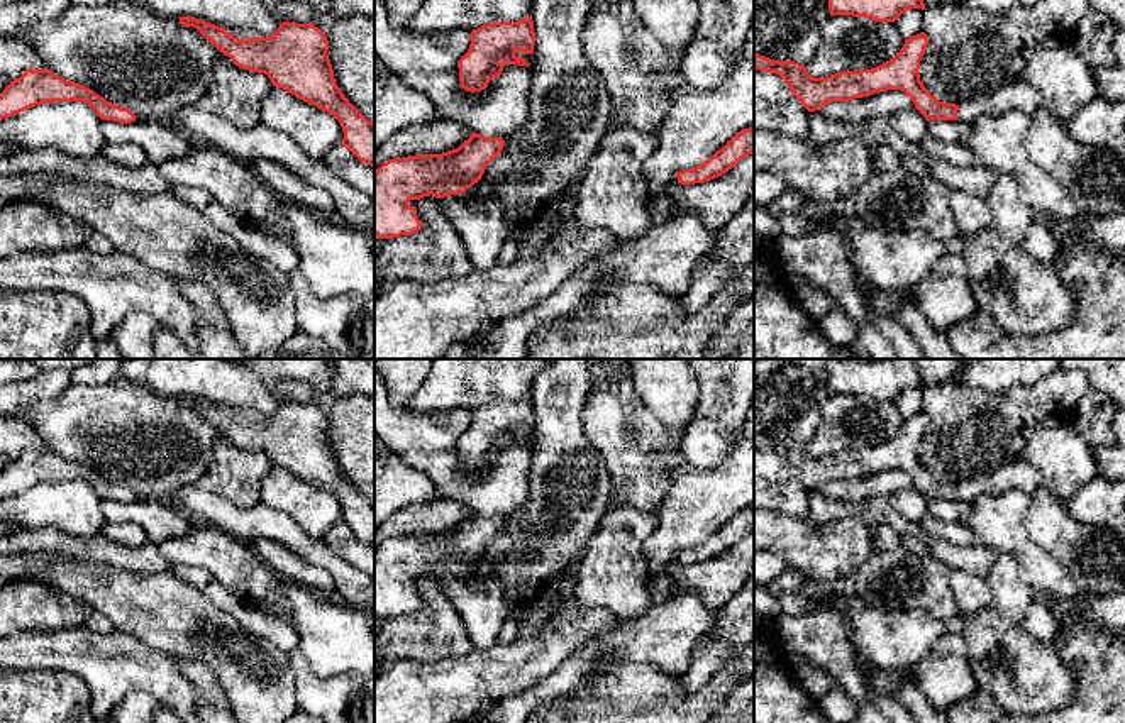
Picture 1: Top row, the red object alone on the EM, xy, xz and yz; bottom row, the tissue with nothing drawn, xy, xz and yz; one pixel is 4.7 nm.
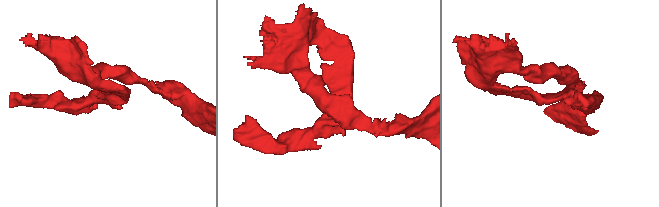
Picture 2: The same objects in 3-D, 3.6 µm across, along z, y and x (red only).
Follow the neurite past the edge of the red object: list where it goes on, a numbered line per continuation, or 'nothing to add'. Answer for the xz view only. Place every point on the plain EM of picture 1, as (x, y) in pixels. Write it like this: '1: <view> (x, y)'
1: xz (483, 610)

